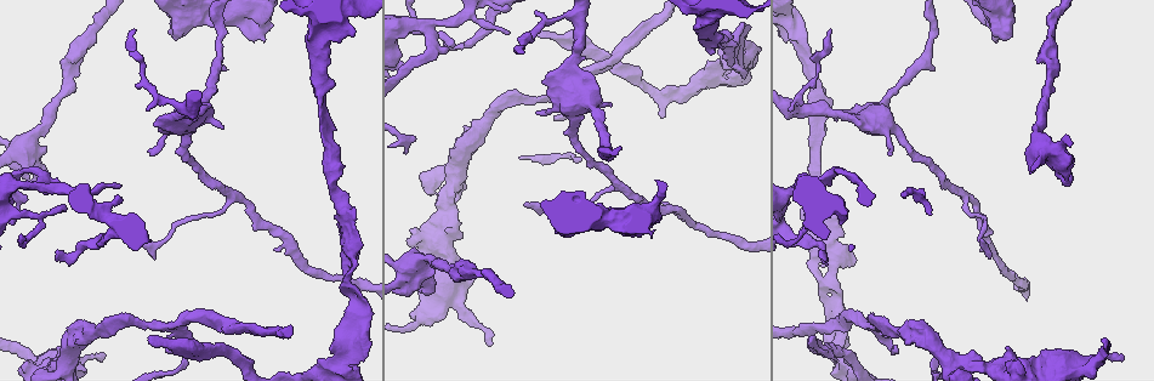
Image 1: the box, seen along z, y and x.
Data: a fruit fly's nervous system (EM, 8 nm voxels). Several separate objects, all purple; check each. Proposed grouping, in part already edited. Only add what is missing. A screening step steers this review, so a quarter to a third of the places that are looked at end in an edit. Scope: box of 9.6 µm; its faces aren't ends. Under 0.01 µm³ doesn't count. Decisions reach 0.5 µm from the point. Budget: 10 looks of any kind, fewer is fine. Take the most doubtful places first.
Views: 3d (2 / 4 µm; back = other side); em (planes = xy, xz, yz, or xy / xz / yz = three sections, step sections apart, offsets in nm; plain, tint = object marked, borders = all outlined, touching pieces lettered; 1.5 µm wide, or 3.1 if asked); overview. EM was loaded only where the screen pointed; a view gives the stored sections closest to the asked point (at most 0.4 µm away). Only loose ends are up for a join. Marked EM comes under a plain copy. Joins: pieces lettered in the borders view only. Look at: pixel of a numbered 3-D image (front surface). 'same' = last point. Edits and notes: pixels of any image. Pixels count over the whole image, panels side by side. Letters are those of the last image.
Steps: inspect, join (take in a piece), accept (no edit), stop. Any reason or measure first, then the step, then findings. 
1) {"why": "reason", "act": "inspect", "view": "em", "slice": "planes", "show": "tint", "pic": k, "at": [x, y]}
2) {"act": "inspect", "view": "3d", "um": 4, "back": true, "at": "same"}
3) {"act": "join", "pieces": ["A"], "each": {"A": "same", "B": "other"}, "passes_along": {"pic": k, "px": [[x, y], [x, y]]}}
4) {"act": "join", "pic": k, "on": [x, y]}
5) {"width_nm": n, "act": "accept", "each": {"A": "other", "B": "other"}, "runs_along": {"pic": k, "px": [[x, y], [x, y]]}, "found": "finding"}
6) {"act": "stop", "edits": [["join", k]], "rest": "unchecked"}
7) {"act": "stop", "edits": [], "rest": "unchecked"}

{"why": "an open end", "act": "inspect", "view": "3d", "um": 4, "pic": 1, "at": [507, 34]}

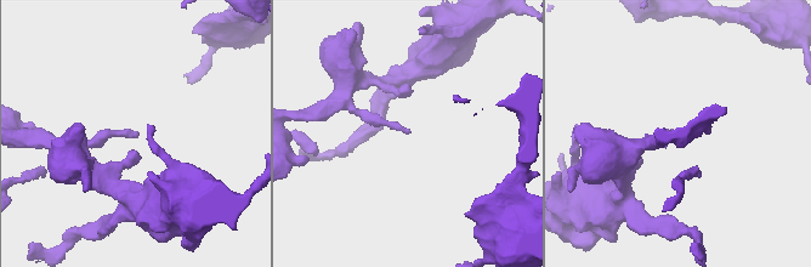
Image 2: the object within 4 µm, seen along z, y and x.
{"why": "shape alone is not enough", "act": "inspect", "view": "em", "slice": "planes", "show": "tint", "pic": 2, "at": [408, 134]}

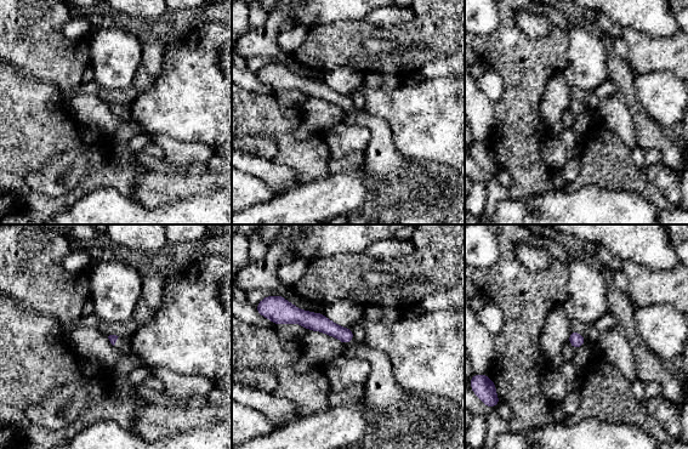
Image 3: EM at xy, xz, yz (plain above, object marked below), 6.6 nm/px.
{"act": "inspect", "view": "em", "slice": "planes", "show": "borders", "at": "same"}

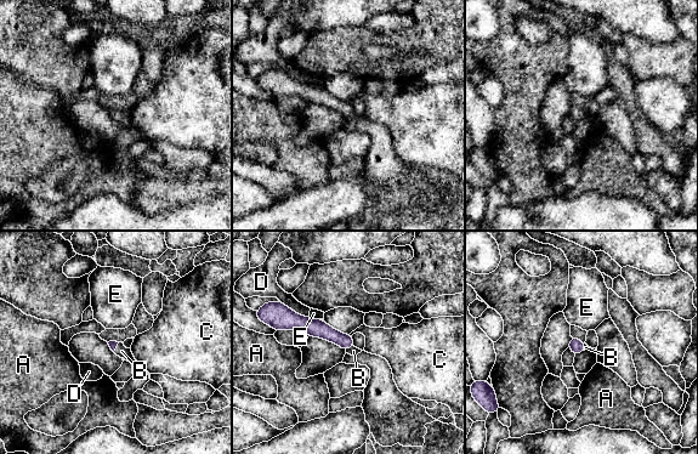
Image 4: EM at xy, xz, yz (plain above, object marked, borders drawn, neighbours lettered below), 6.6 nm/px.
{"act": "join", "pic": 4, "on": [353, 351], "each": {"A": "other", "B": "same", "C": "other", "D": "other", "E": "other"}, "found": "it goes on there"}

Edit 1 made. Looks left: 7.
{"why": "free end", "act": "inspect", "view": "3d", "um": 4, "pic": 1, "at": [538, 36]}

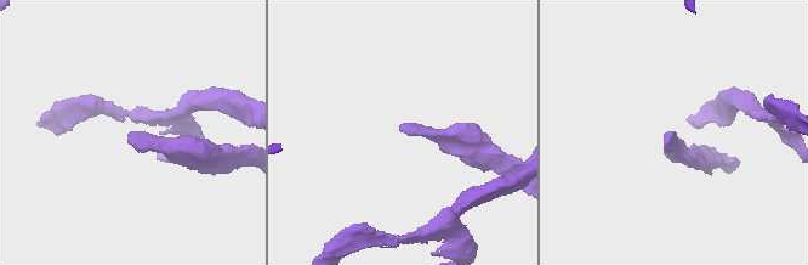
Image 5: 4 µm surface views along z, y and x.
{"act": "inspect", "view": "em", "slice": "planes", "show": "borders", "pic": 5, "at": [672, 132]}

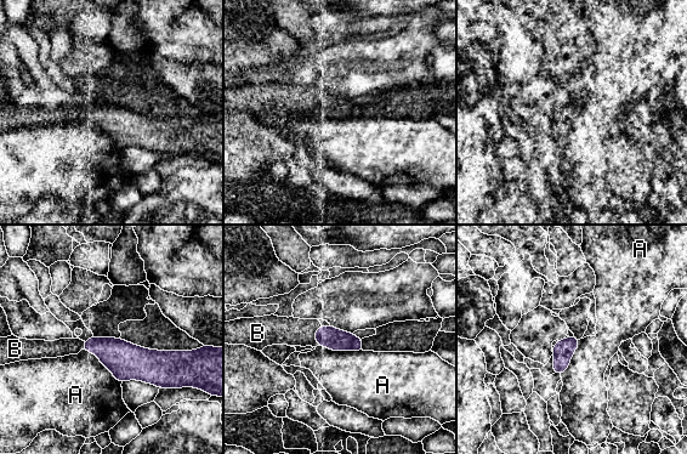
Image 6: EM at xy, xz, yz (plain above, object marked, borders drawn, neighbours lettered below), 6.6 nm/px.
{"width_nm": 130, "act": "join", "pic": 6, "on": [278, 330], "each": {"A": "other", "B": "same"}, "found": "it goes on there"}

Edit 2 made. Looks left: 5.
{"why": "free end", "act": "inspect", "view": "em", "slice": "planes", "show": "borders", "pic": 1, "at": [441, 318]}

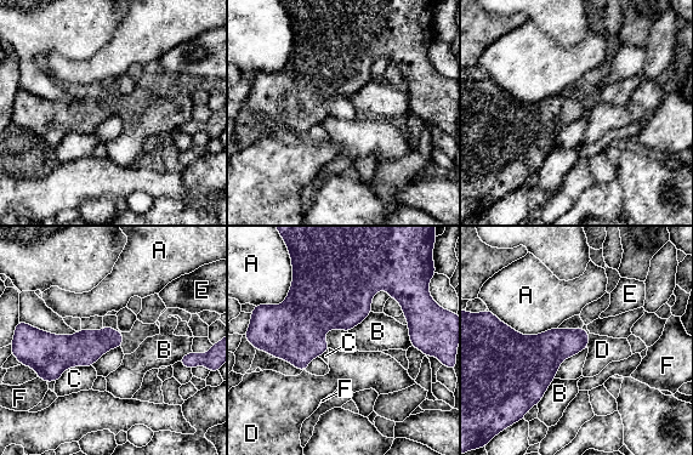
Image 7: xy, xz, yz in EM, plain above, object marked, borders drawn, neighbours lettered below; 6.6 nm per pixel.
{"act": "accept", "each": {"A": "other", "B": "other", "C": "other", "D": "other", "E": "other", "F": "other"}, "border": {"pic": 7, "px": [[589, 334], [589, 343], [586, 346]]}, "found": "none of them fits"}

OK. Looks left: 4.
{"why": "thin end", "act": "inspect", "view": "em", "slice": "planes", "show": "borders", "pic": 1, "at": [895, 348]}

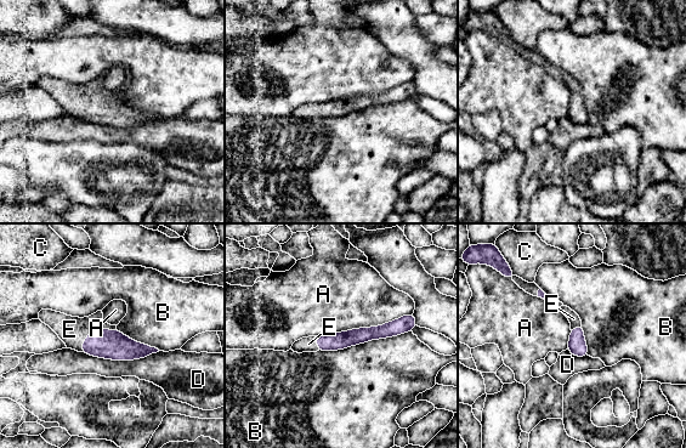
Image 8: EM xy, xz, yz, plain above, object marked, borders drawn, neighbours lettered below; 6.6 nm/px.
{"act": "join", "pic": 8, "on": [72, 330], "each": {"A": "other", "B": "other", "C": "other", "D": "other", "E": "same"}, "found": "the neuron continues"}

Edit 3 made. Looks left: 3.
{"act": "stop", "edits": [["join", 4], ["join", 6], ["join", 8]], "rest": "unchecked"}

